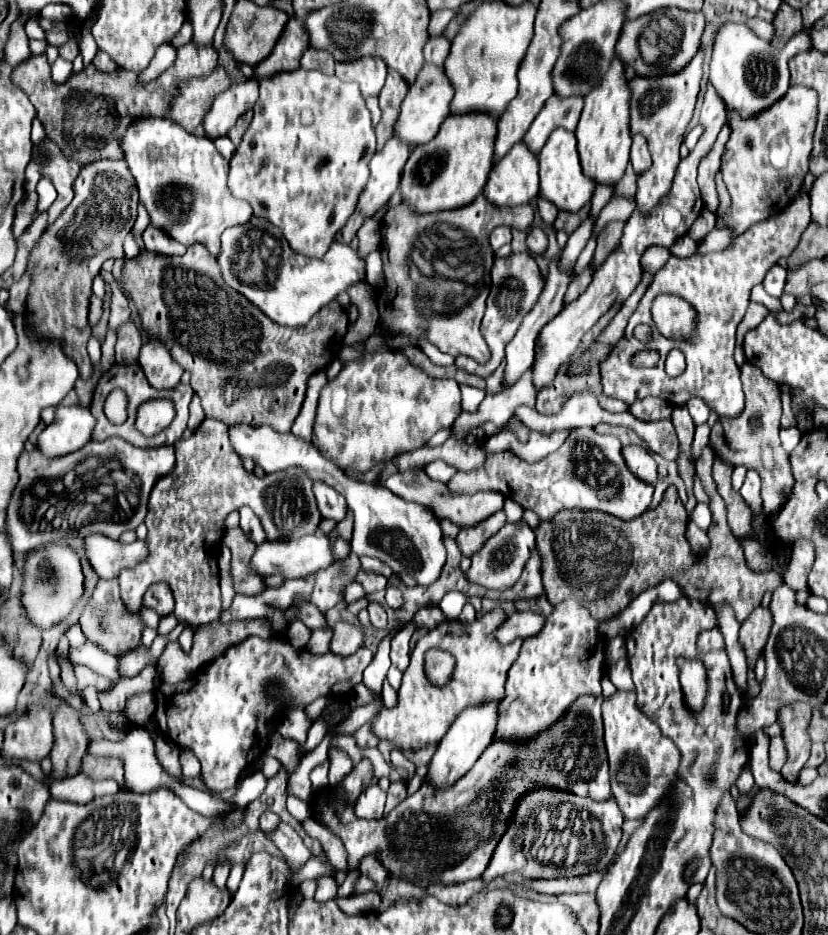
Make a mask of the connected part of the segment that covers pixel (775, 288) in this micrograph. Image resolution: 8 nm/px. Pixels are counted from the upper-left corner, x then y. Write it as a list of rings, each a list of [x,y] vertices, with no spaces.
[[[775,265],[767,271],[764,281],[762,282],[766,292],[771,296],[782,296],[783,288],[786,283],[787,269]]]

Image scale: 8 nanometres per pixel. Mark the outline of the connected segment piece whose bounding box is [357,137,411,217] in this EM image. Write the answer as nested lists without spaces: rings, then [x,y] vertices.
[[[391,137],[385,147],[373,155],[371,177],[357,203],[357,209],[365,217],[377,213],[385,205],[385,201],[389,201],[391,195],[397,191],[409,153],[411,149],[407,143],[397,137]]]

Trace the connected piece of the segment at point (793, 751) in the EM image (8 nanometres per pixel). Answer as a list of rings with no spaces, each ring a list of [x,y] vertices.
[[[805,703],[801,707],[785,707],[785,711],[781,711],[779,715],[779,721],[783,723],[783,739],[789,751],[789,759],[781,775],[785,781],[797,783],[799,771],[805,767],[811,751],[811,741],[805,733],[809,721],[809,707],[805,707]]]

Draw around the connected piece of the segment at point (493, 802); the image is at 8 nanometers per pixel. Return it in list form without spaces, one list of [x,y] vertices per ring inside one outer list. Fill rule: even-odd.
[[[583,695],[571,703],[565,715],[539,737],[529,741],[523,739],[521,743],[509,743],[509,739],[491,743],[473,769],[451,787],[433,787],[431,783],[423,783],[417,793],[409,795],[395,811],[389,813],[389,817],[381,821],[363,821],[353,815],[355,797],[374,778],[372,765],[367,759],[363,759],[343,779],[349,805],[325,791],[317,795],[313,811],[317,811],[317,821],[333,831],[345,845],[375,845],[375,851],[367,855],[379,853],[387,871],[399,879],[415,885],[437,883],[437,879],[441,883],[477,879],[487,869],[501,835],[507,831],[517,799],[521,799],[527,791],[533,791],[533,787],[569,791],[593,801],[609,799],[611,787],[603,745],[601,703],[601,695]]]

